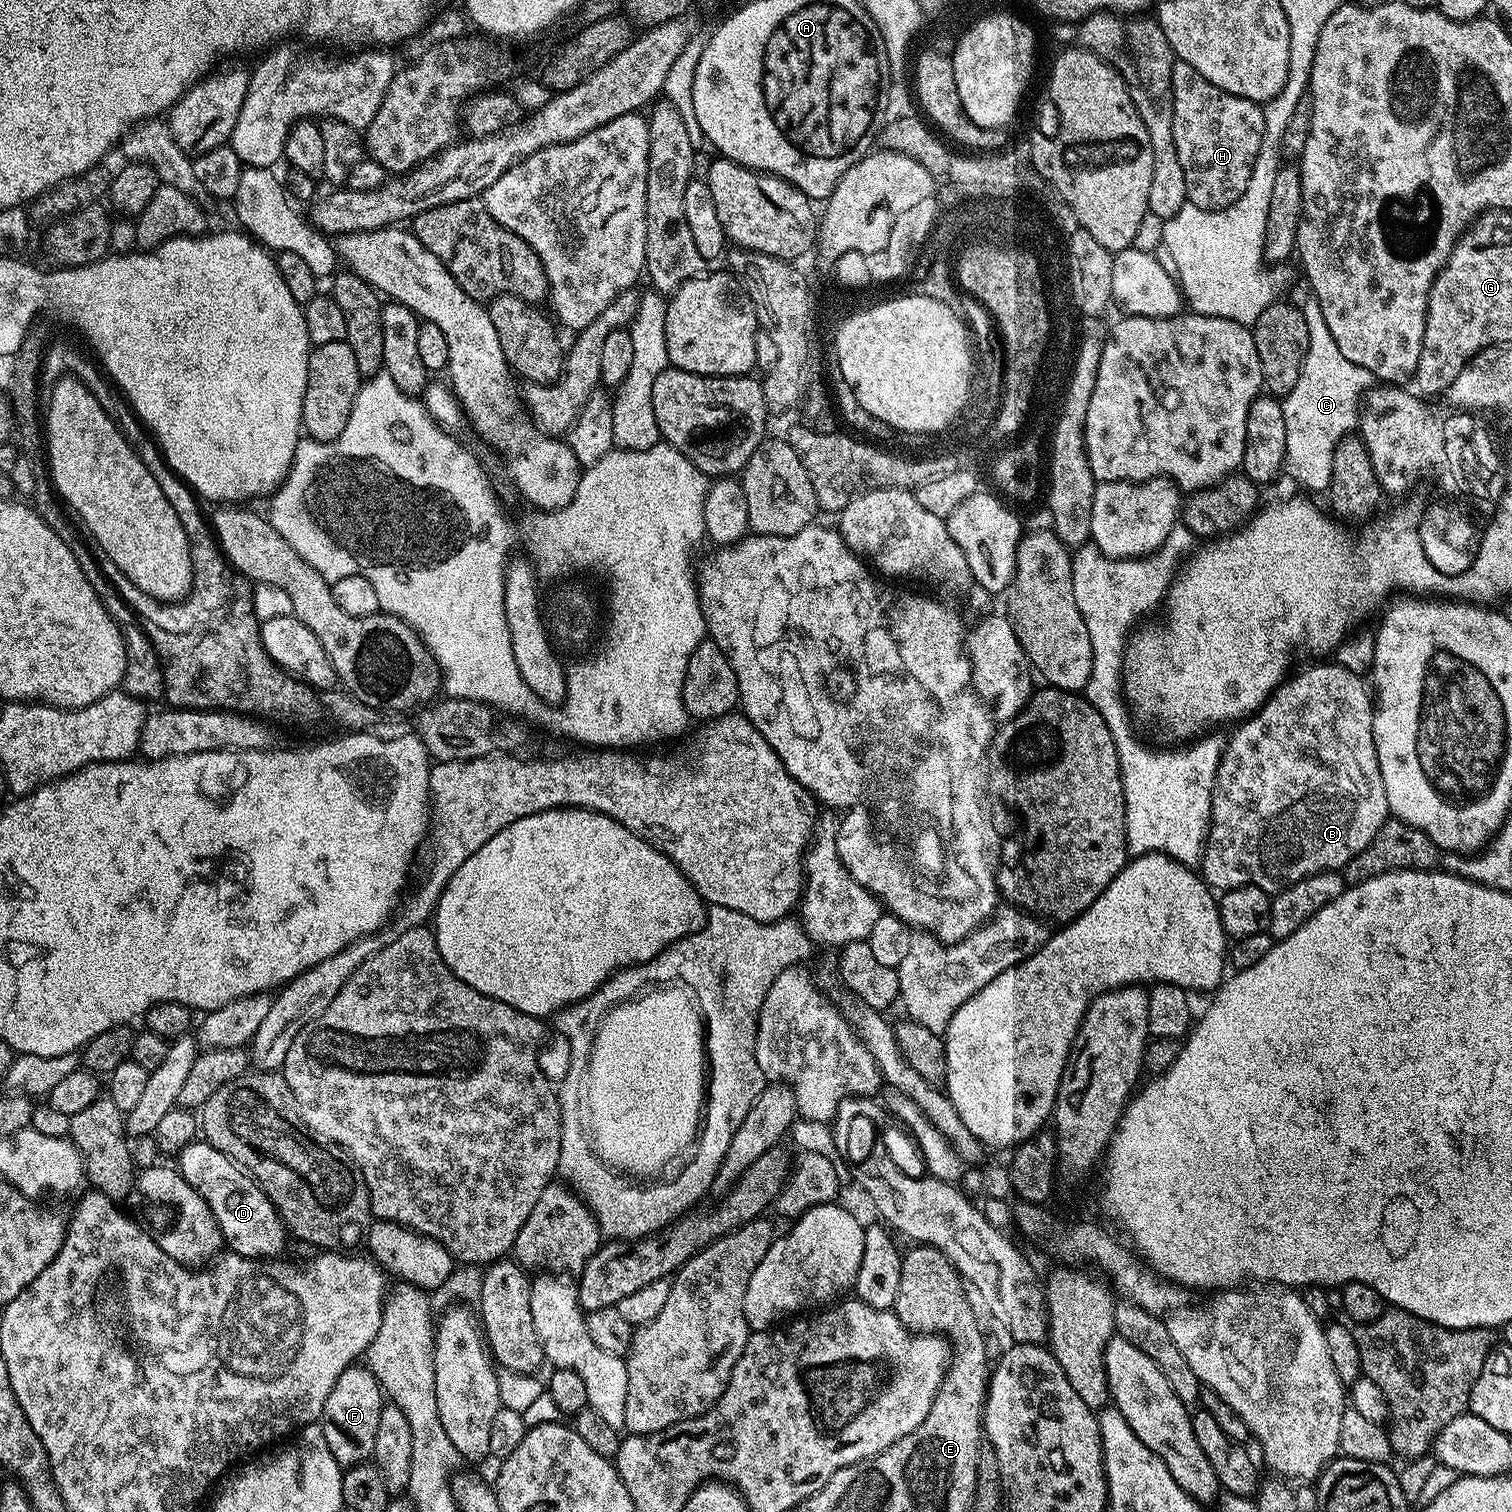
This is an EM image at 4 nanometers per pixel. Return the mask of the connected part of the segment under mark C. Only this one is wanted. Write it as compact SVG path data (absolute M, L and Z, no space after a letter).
M1315 298L1309 299L1306 304L1307 311L1311 314L1306 315L1306 330L1310 330L1310 350L1306 350L1306 362L1302 366L1302 374L1298 378L1294 390L1290 390L1290 394L1282 397L1282 418L1286 418L1286 454L1284 459L1286 461L1286 476L1293 480L1296 484L1301 484L1304 488L1309 488L1312 492L1327 493L1332 487L1332 463L1334 462L1334 454L1336 447L1340 445L1340 441L1349 435L1348 432L1357 427L1358 421L1362 413L1362 397L1369 388L1373 387L1374 378L1366 370L1362 370L1362 366L1354 366L1354 362L1349 362L1342 354L1342 350L1338 350L1338 345L1335 344L1334 338L1330 335L1330 326L1326 326L1326 318L1322 318L1322 306L1318 306Z

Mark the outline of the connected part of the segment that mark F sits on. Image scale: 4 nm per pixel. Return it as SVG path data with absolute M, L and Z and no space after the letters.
M353 1366L338 1374L334 1382L334 1390L330 1390L330 1398L326 1398L326 1406L318 1423L326 1438L326 1446L330 1446L330 1454L334 1454L341 1469L347 1470L356 1464L363 1464L373 1459L374 1434L378 1434L378 1418L385 1403L386 1397L380 1387L380 1381L374 1378L374 1374L367 1366Z

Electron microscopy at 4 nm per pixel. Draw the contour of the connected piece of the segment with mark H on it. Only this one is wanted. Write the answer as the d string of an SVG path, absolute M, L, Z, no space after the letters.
M1177 60L1174 70L1170 70L1170 86L1174 98L1174 150L1178 150L1178 163L1186 177L1188 203L1207 212L1228 208L1246 194L1258 150L1264 145L1264 109L1252 100L1218 90L1218 86L1206 82L1190 62Z

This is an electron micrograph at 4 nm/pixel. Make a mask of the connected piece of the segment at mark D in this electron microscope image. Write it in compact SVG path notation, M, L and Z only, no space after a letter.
M193 1142L180 1151L178 1155L178 1171L183 1174L184 1180L194 1188L200 1197L210 1206L214 1218L218 1222L220 1232L224 1236L224 1244L237 1256L250 1256L253 1258L280 1258L284 1247L290 1241L289 1233L284 1223L280 1221L280 1215L276 1213L276 1207L270 1202L270 1198L262 1191L260 1185L229 1156L223 1156L214 1146L206 1142Z

